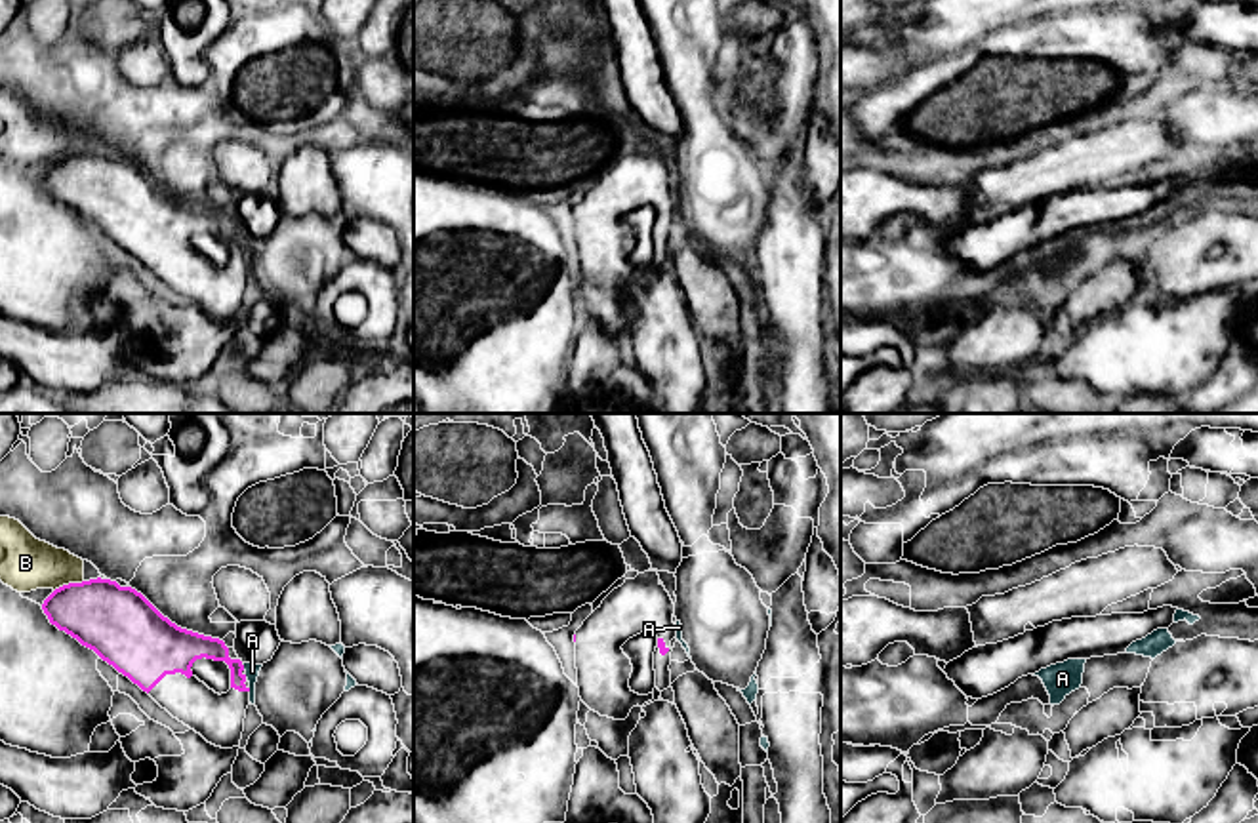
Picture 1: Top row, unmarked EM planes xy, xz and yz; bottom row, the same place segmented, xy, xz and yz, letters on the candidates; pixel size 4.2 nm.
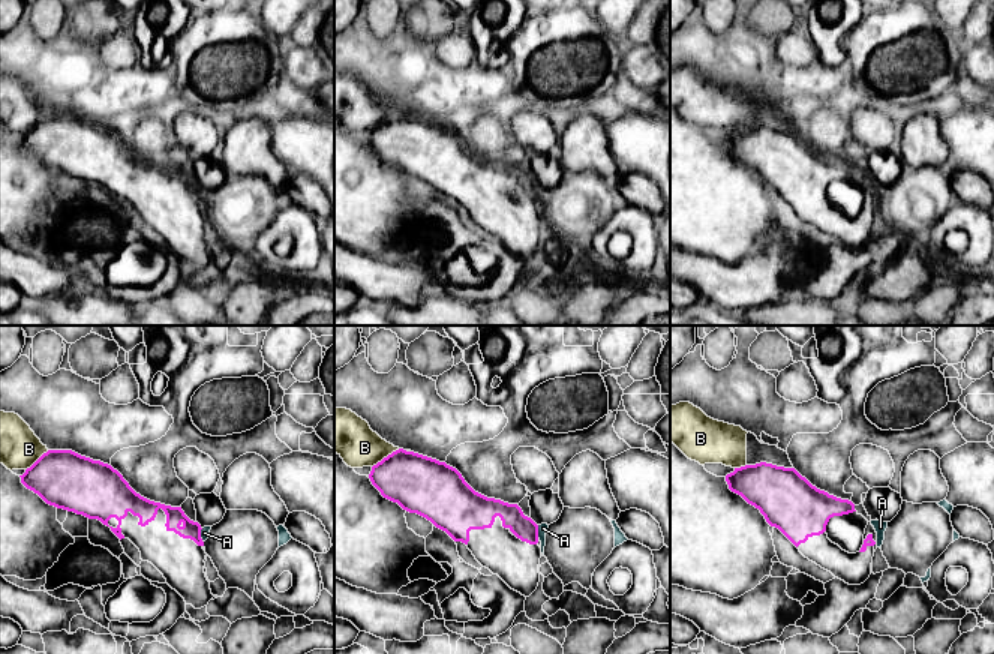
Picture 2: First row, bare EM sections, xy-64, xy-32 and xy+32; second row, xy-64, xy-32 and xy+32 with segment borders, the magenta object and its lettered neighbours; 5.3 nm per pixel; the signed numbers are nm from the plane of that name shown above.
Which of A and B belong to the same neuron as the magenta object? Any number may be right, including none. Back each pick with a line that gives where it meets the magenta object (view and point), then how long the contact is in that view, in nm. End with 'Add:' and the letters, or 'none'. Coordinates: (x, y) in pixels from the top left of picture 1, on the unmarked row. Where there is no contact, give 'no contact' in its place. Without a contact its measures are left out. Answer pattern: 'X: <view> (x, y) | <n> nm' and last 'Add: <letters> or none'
Add: none

